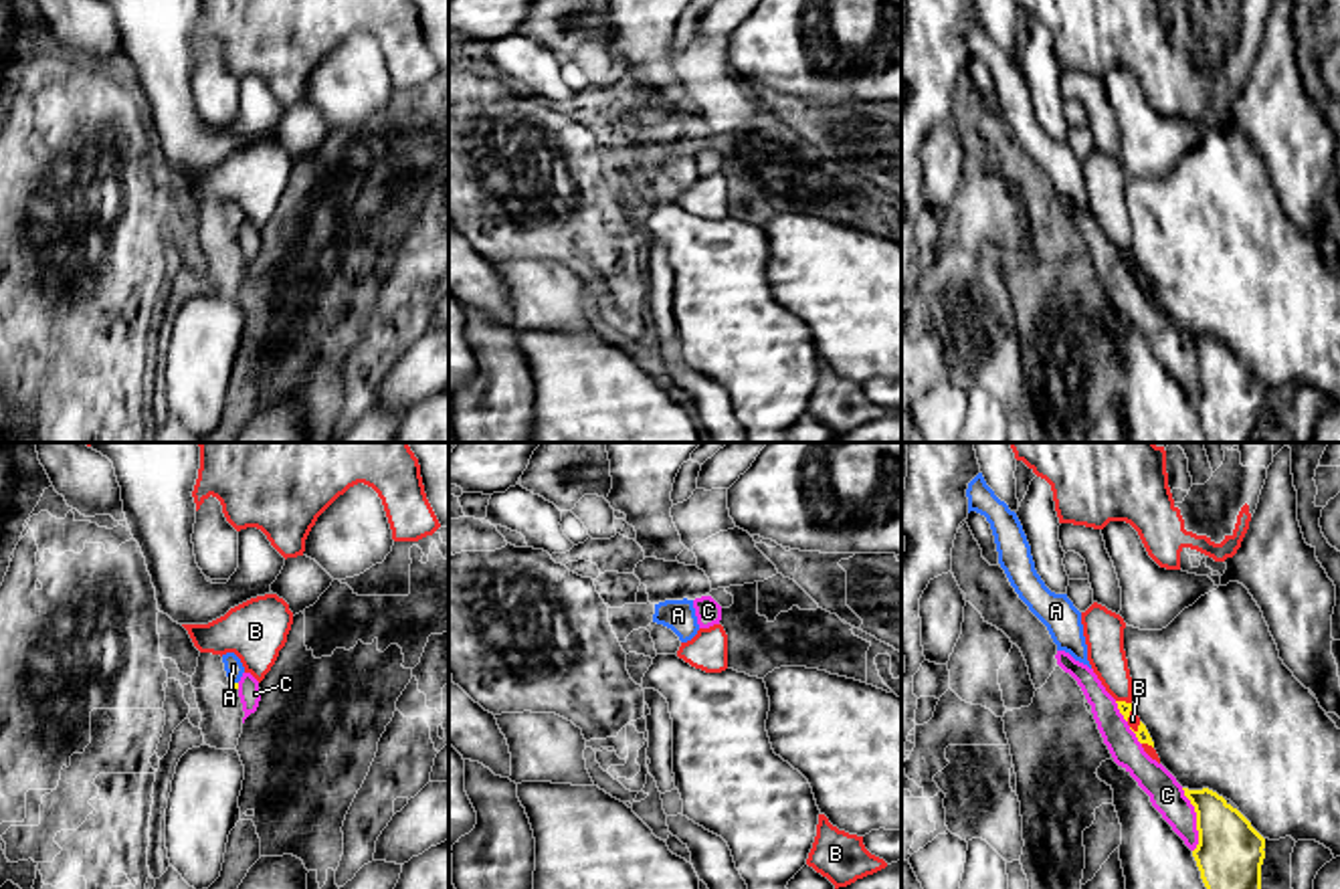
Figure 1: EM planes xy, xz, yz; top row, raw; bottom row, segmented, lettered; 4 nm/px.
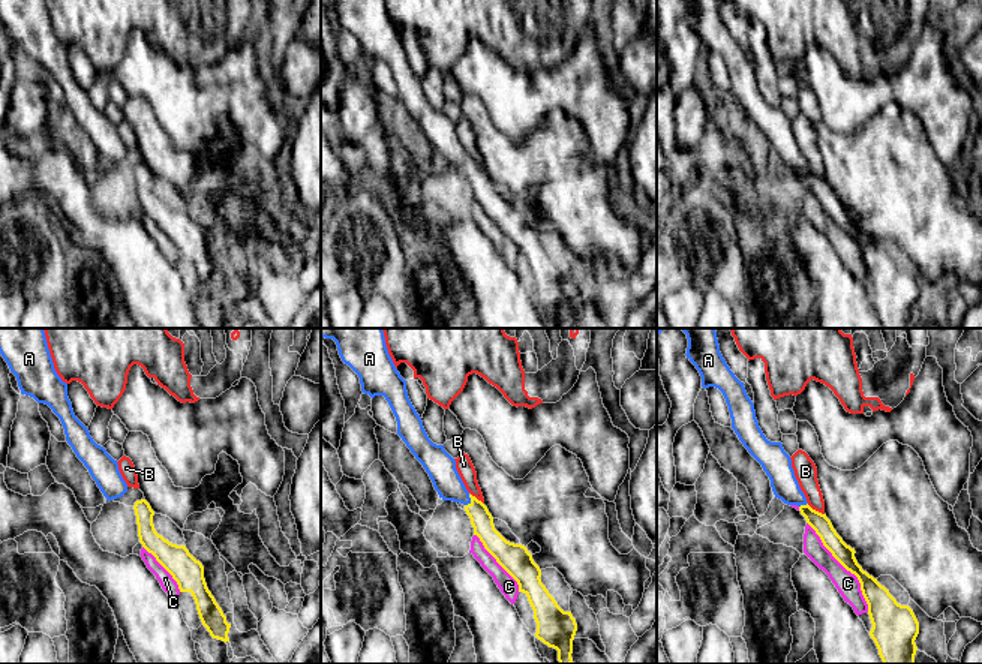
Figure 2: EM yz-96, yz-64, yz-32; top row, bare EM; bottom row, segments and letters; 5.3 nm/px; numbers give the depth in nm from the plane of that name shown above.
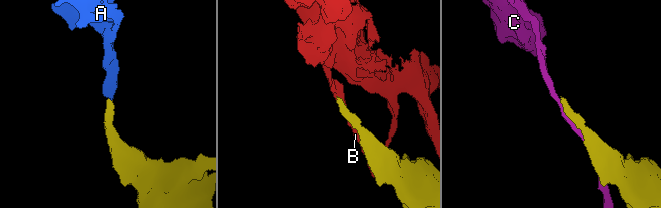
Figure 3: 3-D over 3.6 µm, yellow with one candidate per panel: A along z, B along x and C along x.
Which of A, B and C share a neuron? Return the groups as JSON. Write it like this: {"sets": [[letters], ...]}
{"sets": [["A"], ["B"], ["C"]]}

